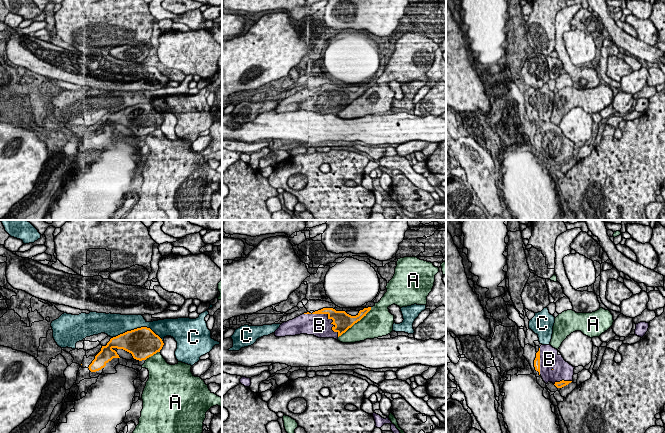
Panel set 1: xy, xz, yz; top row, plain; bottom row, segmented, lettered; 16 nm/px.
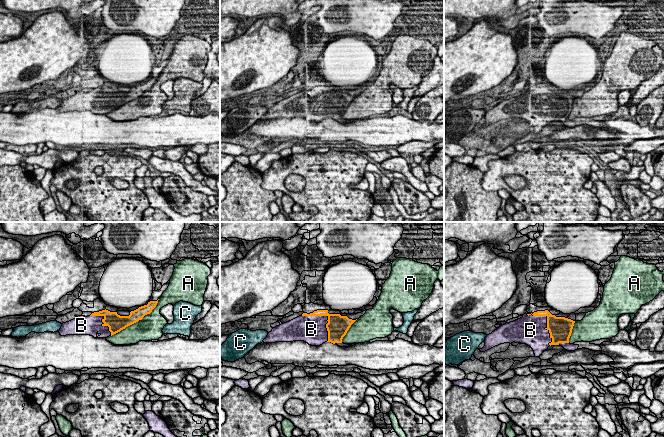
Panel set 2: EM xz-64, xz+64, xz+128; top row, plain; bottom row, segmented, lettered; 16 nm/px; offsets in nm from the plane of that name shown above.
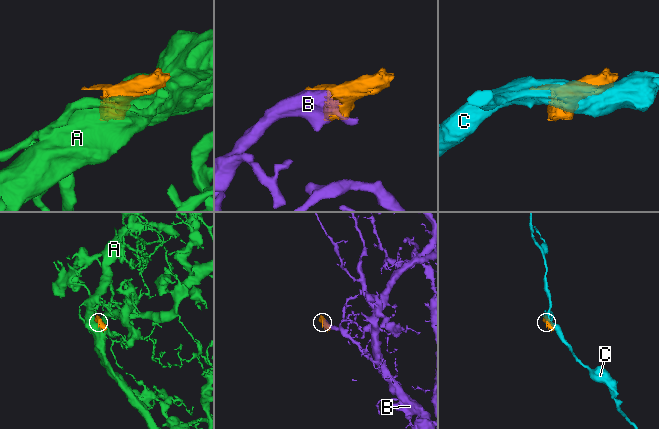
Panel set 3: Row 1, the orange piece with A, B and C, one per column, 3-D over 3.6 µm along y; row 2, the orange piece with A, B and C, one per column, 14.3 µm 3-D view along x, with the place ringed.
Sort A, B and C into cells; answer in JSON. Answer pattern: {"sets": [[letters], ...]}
{"sets": [["A"], ["B"], ["C"]]}

